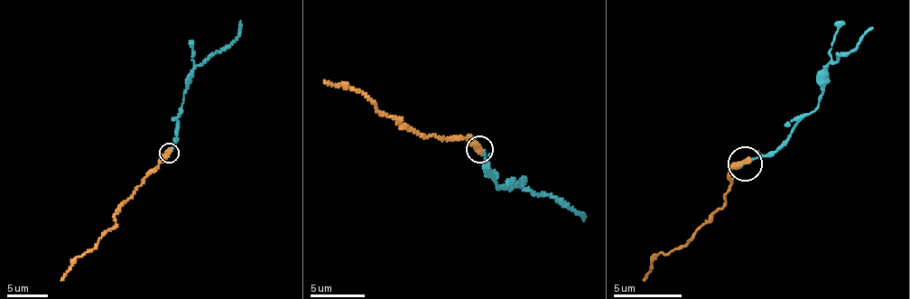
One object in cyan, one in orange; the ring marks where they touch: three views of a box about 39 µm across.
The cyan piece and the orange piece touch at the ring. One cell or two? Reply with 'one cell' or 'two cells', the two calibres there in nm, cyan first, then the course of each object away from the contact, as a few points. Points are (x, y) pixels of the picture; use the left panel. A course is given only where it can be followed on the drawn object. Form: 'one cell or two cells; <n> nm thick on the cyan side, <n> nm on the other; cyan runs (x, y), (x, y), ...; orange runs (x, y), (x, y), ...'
one cell; 190 nm thick on the cyan side, 360 nm on the other; cyan runs (170, 154), (176, 140), (186, 79), (238, 35), (241, 21); orange runs (170, 154), (115, 214), (116, 224), (97, 244), (76, 258), (60, 280)

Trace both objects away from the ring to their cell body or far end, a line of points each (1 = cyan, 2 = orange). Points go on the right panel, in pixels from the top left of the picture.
1: (744, 164), (769, 155), (816, 108), (821, 75), (839, 56), (858, 45), (874, 27)
2: (744, 164), (728, 172), (725, 205), (682, 247), (656, 256), (642, 279)

